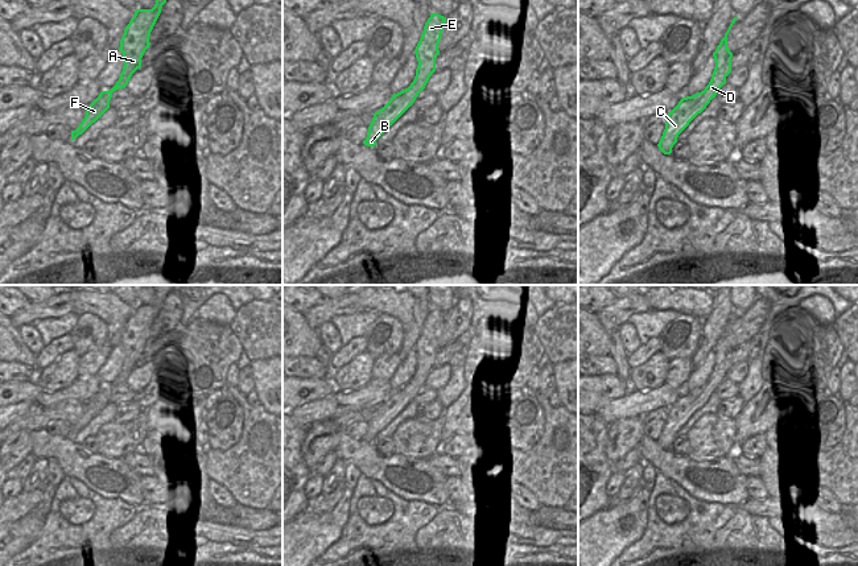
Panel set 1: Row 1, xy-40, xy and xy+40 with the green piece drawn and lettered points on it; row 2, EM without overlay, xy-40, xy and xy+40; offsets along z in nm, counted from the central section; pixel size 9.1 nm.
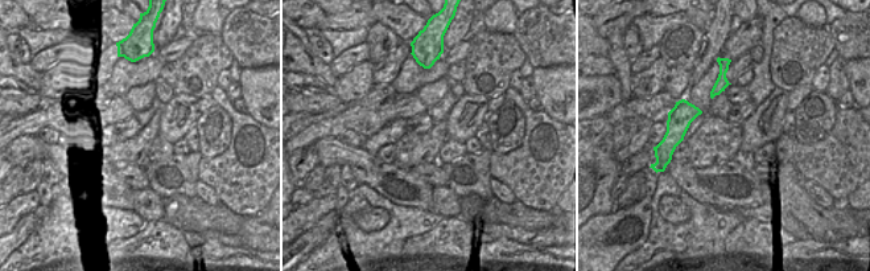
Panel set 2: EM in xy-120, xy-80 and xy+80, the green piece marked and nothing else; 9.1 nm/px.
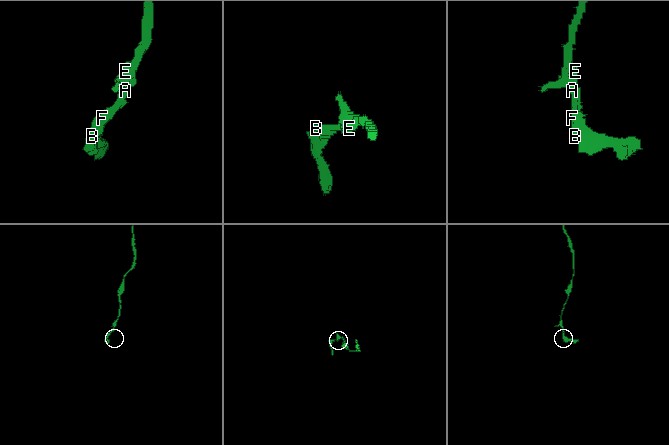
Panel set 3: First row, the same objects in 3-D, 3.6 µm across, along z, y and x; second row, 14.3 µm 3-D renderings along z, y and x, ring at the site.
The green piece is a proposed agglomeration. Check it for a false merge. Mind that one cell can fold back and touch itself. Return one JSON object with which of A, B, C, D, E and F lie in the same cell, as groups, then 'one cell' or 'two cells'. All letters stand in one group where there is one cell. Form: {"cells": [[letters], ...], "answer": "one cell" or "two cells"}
{"cells": [["A", "B", "C", "D", "E", "F"]], "answer": "one cell"}

